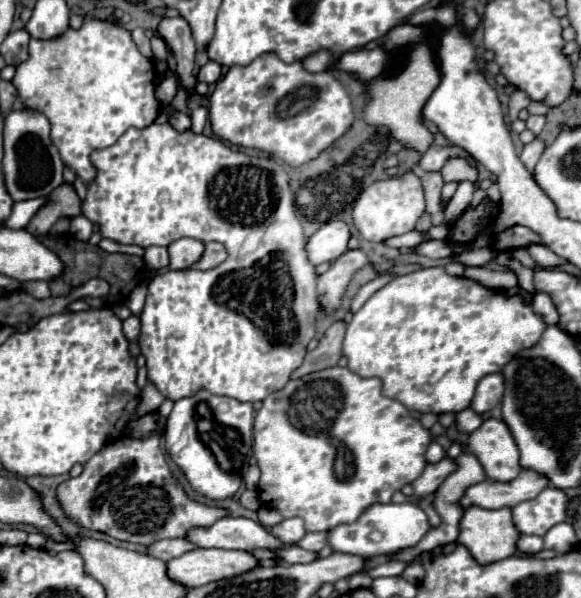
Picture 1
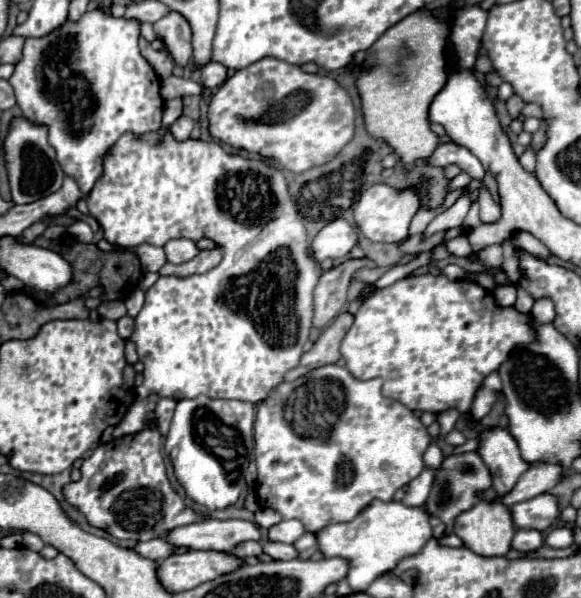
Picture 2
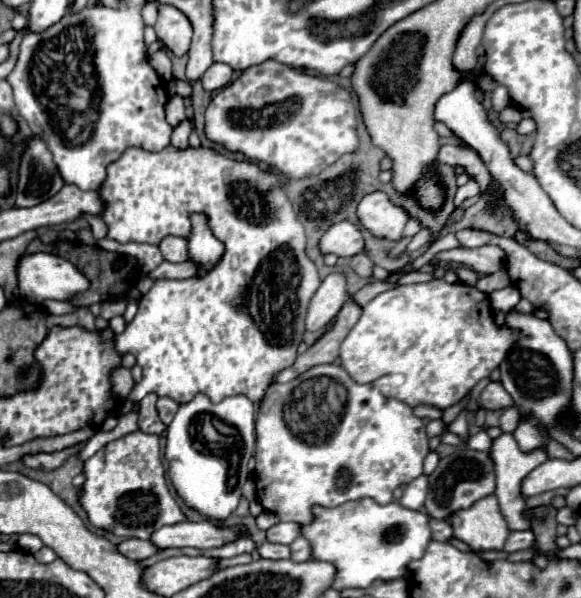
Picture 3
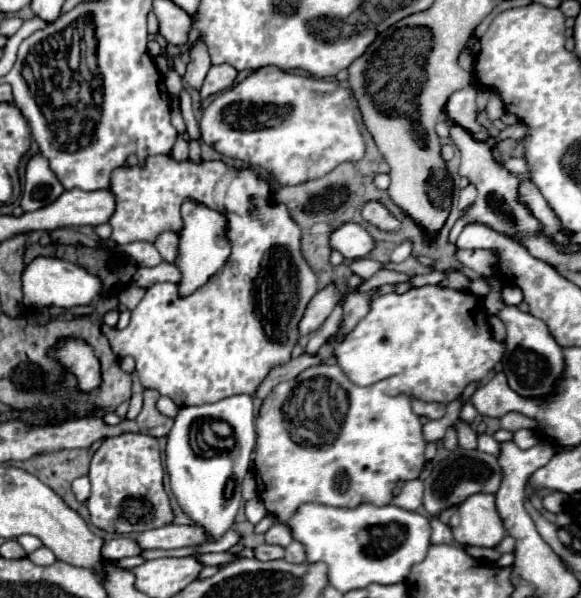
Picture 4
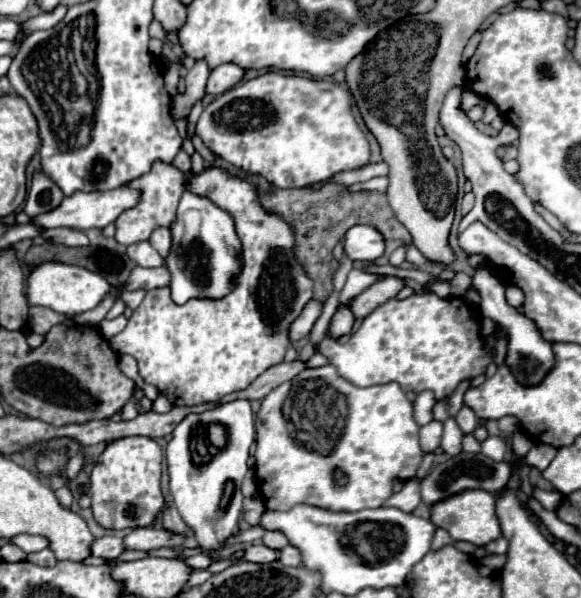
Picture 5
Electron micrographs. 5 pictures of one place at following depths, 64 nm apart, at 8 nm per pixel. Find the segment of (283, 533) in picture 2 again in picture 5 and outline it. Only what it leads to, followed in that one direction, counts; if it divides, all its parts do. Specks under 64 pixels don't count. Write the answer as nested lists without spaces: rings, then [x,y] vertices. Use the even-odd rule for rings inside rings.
[[[268,530],[262,540],[264,540],[264,544],[266,544],[268,548],[276,548],[276,550],[288,546],[288,538],[286,538],[282,532],[272,532],[272,530]]]

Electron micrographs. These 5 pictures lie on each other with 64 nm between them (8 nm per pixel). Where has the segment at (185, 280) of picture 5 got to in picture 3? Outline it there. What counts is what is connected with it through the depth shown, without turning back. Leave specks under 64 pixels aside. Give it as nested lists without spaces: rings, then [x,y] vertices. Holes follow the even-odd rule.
[[[192,214],[190,218],[192,218],[192,234],[188,236],[188,252],[192,260],[204,266],[204,270],[198,274],[206,274],[224,254],[224,244],[212,236],[204,214]]]

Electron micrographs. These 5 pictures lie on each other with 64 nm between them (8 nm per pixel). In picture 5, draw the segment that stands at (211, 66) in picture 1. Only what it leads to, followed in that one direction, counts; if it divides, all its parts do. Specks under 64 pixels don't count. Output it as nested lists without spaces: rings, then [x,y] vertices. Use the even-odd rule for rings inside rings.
[[[222,64],[218,68],[214,68],[208,76],[208,84],[206,84],[206,96],[216,96],[222,94],[226,90],[230,90],[234,84],[240,82],[240,78],[244,76],[244,70],[236,64]],[[199,100],[192,108],[187,122],[187,134],[191,138],[192,134],[195,132],[196,122],[198,121],[201,113],[204,110],[203,101]]]

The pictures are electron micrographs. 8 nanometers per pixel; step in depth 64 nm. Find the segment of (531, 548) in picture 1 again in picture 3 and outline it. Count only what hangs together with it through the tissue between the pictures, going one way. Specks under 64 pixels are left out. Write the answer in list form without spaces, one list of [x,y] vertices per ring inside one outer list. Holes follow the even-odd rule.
[[[532,528],[528,530],[520,530],[520,532],[512,532],[510,538],[506,540],[506,546],[504,550],[506,552],[516,552],[516,550],[526,550],[526,548],[532,548],[536,544],[536,534]]]

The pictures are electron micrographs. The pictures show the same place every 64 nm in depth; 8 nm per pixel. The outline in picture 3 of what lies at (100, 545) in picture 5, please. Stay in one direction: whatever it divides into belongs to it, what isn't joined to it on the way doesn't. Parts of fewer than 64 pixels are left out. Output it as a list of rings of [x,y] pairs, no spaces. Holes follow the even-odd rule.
[[[130,538],[124,540],[122,544],[118,544],[118,550],[128,556],[128,558],[136,558],[136,560],[144,560],[150,558],[154,554],[158,554],[160,548],[156,548],[156,544],[148,542],[148,540],[138,540],[138,538]]]

